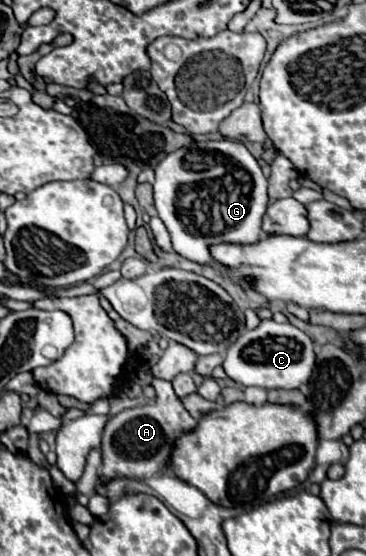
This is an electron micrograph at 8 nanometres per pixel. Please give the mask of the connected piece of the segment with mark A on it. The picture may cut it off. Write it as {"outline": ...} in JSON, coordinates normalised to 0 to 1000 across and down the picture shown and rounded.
{"outline":[[[421,682],[426,721],[415,728],[339,736],[333,743],[311,746],[290,761],[290,779],[279,779],[279,854],[284,862],[306,862],[317,854],[339,858],[410,858],[410,854],[448,854],[448,833],[459,826],[459,811],[481,790],[503,775],[536,768],[536,757],[514,746],[492,718],[481,714],[470,689]]]}

